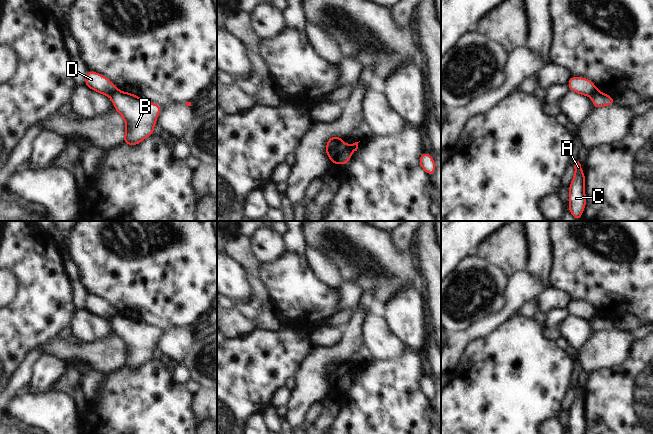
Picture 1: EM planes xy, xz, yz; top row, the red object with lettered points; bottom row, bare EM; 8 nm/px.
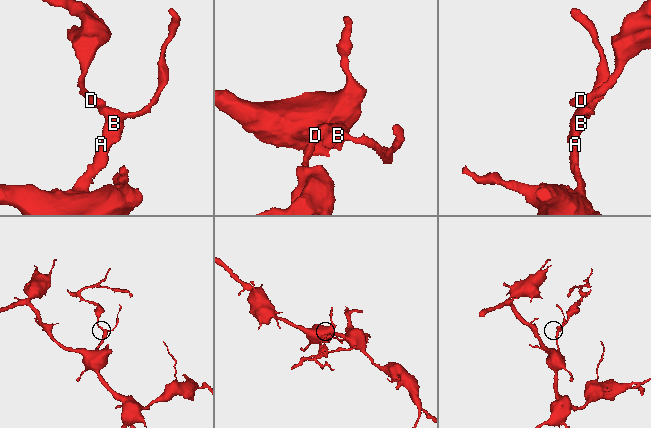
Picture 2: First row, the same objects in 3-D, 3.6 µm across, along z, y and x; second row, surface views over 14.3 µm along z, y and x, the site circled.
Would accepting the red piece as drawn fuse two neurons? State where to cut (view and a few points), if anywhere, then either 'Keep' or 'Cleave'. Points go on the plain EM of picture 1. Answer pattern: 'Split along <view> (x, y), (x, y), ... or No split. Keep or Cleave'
Split along xz (341, 365), (327, 378). Cleave.

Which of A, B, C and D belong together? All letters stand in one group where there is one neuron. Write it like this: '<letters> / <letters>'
A B C / D

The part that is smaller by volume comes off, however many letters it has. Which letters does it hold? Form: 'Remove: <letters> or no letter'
Remove: D

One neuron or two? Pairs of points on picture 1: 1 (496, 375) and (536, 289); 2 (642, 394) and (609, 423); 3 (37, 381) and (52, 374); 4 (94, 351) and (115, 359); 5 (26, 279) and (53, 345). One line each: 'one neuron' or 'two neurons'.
1: two neurons
2: one neuron
3: one neuron
4: one neuron
5: two neurons

